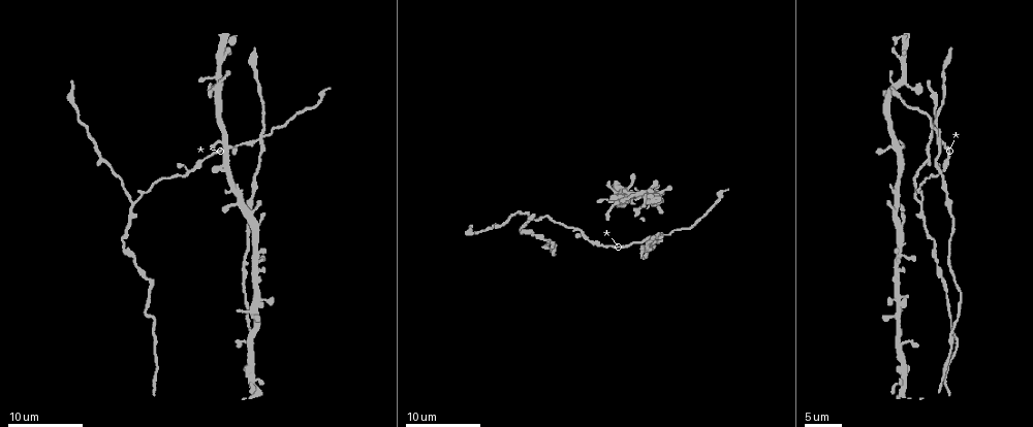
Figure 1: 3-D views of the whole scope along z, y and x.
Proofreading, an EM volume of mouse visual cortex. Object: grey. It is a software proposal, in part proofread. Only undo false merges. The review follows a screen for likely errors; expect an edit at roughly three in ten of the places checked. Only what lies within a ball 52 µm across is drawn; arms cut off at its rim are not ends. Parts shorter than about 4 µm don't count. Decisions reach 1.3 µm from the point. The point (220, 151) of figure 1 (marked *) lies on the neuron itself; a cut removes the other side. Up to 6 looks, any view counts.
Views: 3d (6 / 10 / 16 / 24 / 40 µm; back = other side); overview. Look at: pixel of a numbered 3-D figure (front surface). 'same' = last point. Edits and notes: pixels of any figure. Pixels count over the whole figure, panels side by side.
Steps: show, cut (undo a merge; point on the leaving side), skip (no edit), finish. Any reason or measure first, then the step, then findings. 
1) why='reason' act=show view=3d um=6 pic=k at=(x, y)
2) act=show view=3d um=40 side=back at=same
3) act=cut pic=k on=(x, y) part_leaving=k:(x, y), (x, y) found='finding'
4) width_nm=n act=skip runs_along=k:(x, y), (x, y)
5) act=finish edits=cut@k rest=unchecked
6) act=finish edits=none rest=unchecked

why='arms part here' act=show view=3d um=6 pic=1 at=(132, 205)

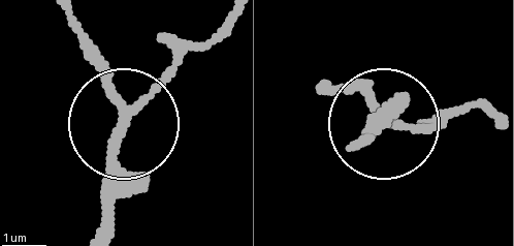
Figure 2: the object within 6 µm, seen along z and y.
act=skip runs_along=2:(236, 10), (125, 114), (81, 36) found='continuous, no second neuron'

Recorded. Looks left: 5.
why='looks like a crossing' act=show view=3d um=10 pic=1 at=(261, 139)

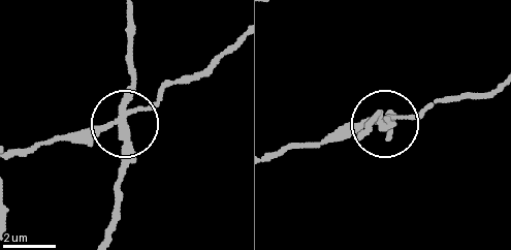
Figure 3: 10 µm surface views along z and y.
side_arm_um=15 act=cut pic=3 on=(135, 156) part_leaving=3:(123, 120), (115, 230) found='two neurons meet here'

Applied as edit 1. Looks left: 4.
why='thick turns thin' act=show view=3d um=6 pic=1 at=(950, 314)

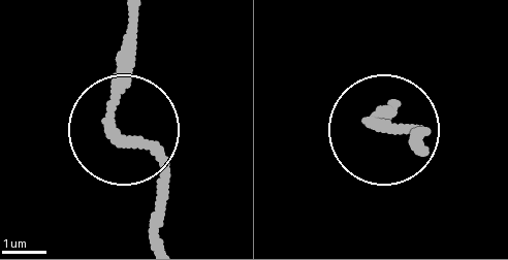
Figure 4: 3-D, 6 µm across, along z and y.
why='other side' act=show view=3d um=6 side=back pic=4 at=(373, 122)

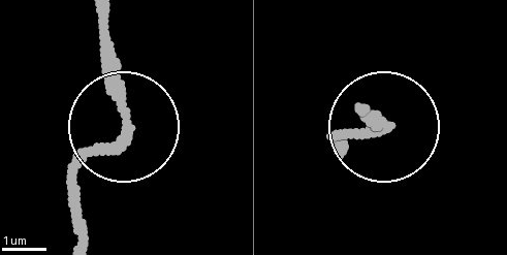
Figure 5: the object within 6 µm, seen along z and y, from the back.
act=skip found='continuous, no second neuron'

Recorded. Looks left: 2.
act=finish edits=cut@3 rest=unchecked

